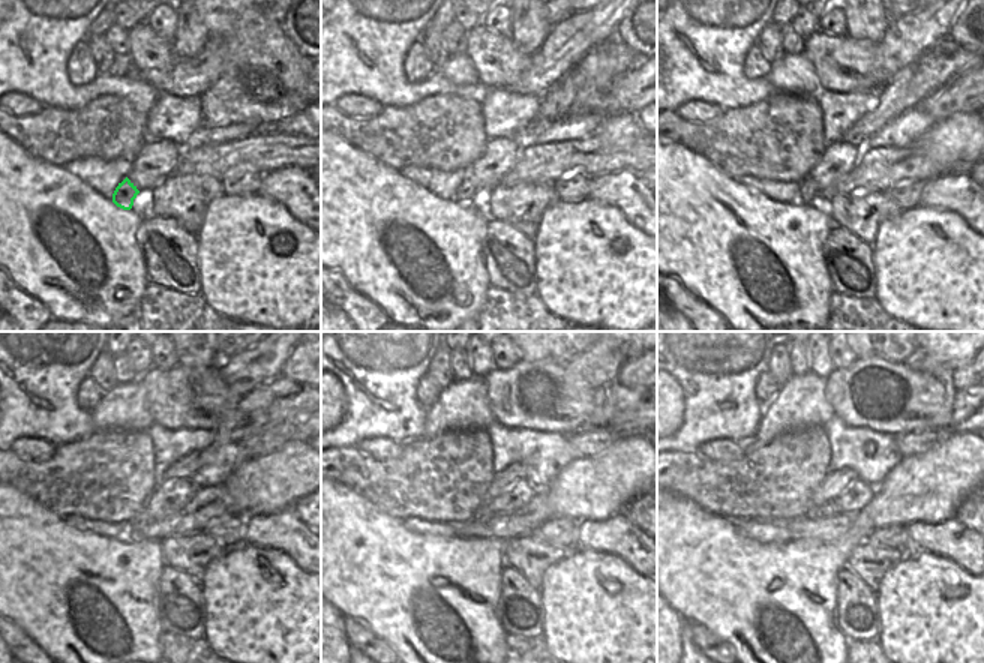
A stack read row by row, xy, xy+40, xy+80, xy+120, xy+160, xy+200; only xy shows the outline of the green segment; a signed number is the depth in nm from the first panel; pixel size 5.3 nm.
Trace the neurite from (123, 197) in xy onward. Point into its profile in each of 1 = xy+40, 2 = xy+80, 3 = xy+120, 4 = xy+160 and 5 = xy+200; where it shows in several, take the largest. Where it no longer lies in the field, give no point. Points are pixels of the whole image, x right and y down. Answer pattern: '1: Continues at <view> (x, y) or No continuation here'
1: Continues at xy+40 (467, 192)
2: Continues at xy+80 (807, 188)
3: Continues at xy+120 (143, 518)
4: Continues at xy+160 (483, 513)
5: Continues at xy+200 (828, 509).

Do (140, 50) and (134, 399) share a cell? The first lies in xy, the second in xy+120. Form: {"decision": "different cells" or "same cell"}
{"decision": "different cells"}

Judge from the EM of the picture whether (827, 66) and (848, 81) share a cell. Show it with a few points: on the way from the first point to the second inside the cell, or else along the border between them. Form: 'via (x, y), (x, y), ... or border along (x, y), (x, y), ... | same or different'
via (831, 66), (843, 77) | same

